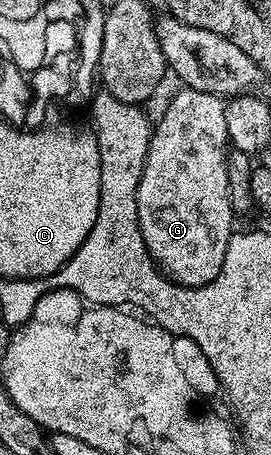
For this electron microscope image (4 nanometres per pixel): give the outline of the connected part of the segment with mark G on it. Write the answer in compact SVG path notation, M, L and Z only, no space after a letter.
M183 87L170 100L170 105L162 112L162 117L156 120L154 132L150 135L150 149L144 162L144 170L138 187L138 225L142 227L142 237L146 243L148 254L158 265L162 275L169 276L175 284L183 284L186 288L199 288L216 278L224 266L224 254L228 250L230 237L236 231L236 214L230 205L230 191L228 190L228 170L226 169L226 151L228 148L228 122L226 121L226 104L223 97L204 94L204 90L192 90Z

